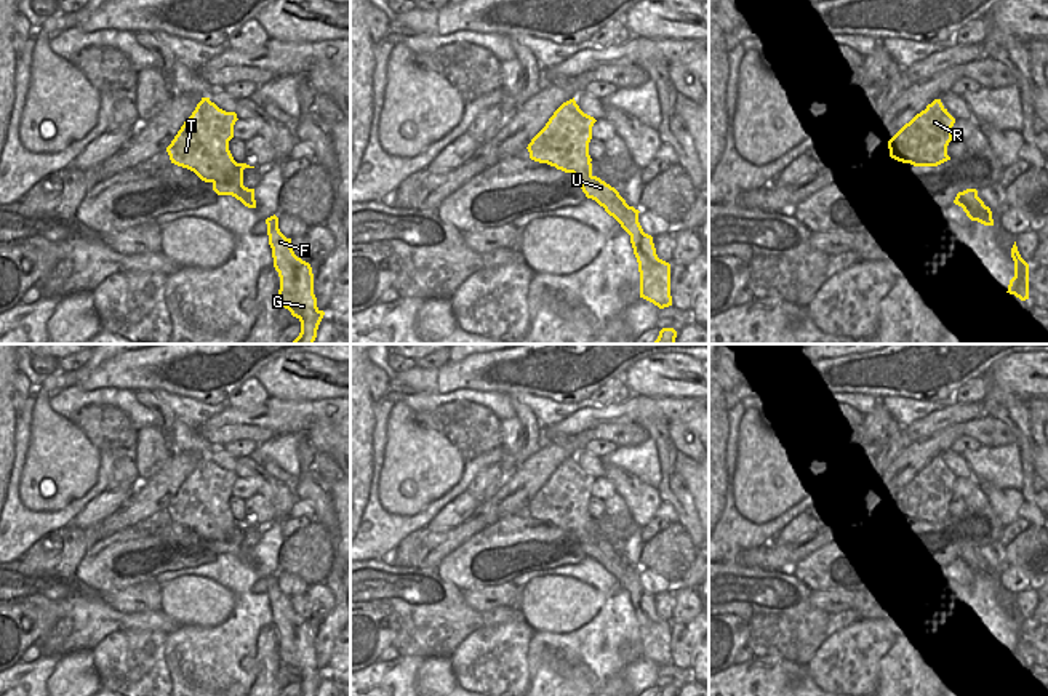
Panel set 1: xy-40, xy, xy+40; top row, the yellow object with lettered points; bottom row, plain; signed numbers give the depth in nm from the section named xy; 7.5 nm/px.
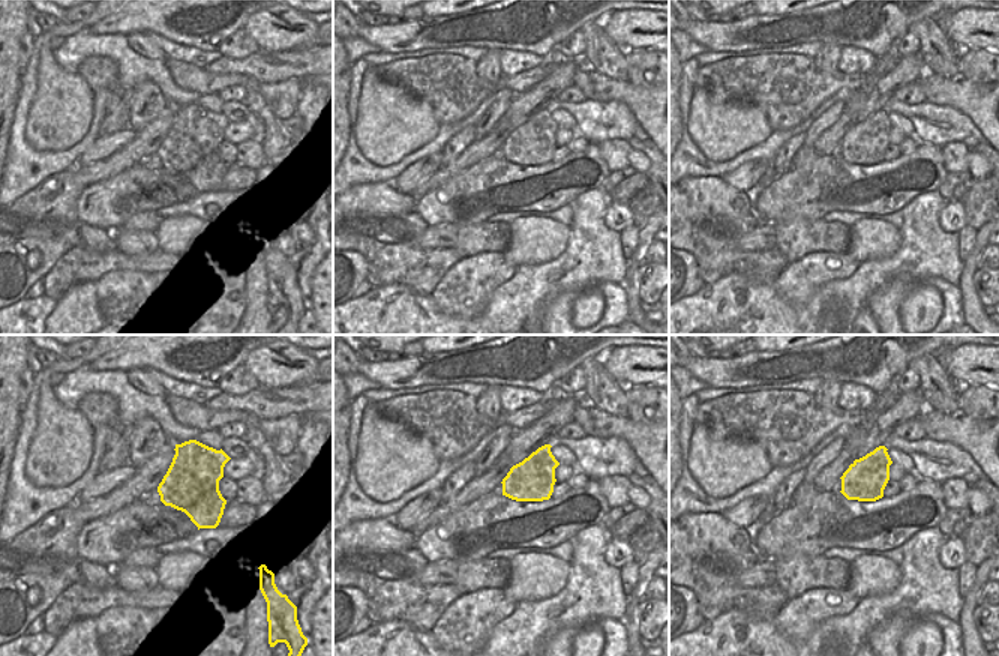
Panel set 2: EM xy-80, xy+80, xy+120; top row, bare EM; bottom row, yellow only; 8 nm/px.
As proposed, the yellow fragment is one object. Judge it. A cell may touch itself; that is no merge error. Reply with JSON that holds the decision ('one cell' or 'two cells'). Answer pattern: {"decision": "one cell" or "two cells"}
{"decision": "one cell"}

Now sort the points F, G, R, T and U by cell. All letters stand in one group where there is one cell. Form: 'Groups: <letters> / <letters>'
Groups: F G R T U.

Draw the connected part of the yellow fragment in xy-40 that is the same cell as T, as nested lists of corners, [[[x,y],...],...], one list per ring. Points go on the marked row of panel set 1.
[[[202,98],[192,115],[184,122],[171,144],[166,147],[171,163],[194,171],[202,181],[211,182],[218,195],[232,195],[248,208],[256,208],[254,189],[243,186],[243,170],[254,168],[237,163],[229,150],[234,138],[235,112],[219,109],[210,98]]]

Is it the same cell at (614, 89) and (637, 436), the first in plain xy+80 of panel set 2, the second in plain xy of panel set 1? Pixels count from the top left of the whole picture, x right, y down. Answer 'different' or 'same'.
same

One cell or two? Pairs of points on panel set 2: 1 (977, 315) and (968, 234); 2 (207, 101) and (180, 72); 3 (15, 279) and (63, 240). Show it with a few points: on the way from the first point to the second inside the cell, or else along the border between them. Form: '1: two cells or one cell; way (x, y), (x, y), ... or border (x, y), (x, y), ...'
1: two cells; border (977, 230), (974, 246), (965, 261)
2: two cells; border (216, 93), (200, 96)
3: one cell; way (29, 276), (47, 263), (50, 254)

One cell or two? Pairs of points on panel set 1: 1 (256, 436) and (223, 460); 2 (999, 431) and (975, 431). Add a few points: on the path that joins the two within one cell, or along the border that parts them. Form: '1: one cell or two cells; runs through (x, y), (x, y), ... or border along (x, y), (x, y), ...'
1: two cells; border along (213, 445), (223, 448)
2: one cell; runs through (992, 431), (981, 431)

